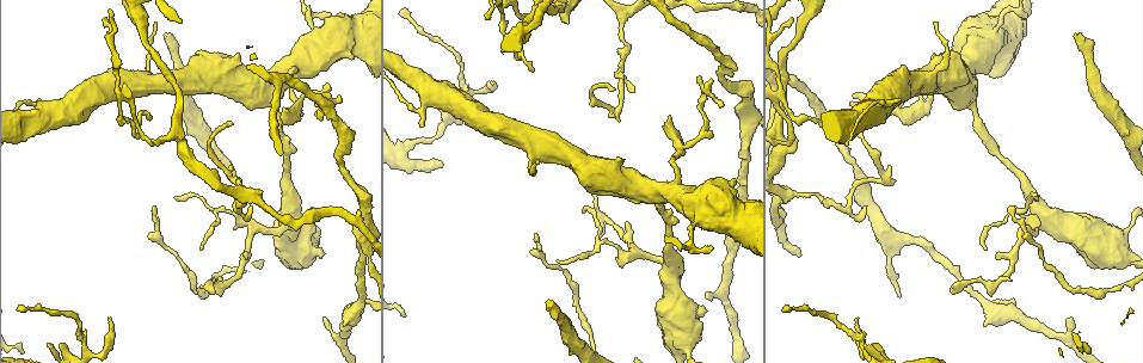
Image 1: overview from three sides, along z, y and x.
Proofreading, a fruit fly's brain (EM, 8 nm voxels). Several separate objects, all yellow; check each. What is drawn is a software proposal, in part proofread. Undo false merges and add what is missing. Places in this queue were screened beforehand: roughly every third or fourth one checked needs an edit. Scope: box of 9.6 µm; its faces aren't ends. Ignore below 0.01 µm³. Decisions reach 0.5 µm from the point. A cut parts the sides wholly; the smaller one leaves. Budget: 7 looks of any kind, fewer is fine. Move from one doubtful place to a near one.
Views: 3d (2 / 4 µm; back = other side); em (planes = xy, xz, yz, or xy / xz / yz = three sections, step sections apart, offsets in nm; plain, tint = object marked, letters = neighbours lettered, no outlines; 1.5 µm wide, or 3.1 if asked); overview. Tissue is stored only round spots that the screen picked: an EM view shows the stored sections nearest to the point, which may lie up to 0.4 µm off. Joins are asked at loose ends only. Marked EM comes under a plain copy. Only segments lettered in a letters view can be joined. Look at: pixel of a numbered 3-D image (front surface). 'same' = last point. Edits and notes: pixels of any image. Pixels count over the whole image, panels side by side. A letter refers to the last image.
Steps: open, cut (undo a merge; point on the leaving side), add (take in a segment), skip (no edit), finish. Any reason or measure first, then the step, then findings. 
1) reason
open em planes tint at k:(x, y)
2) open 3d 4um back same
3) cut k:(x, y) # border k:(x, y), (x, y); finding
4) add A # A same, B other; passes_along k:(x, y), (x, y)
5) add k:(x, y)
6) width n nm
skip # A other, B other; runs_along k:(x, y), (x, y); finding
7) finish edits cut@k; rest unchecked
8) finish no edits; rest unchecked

calibre changes
open em planes letters at 1:(140, 23)

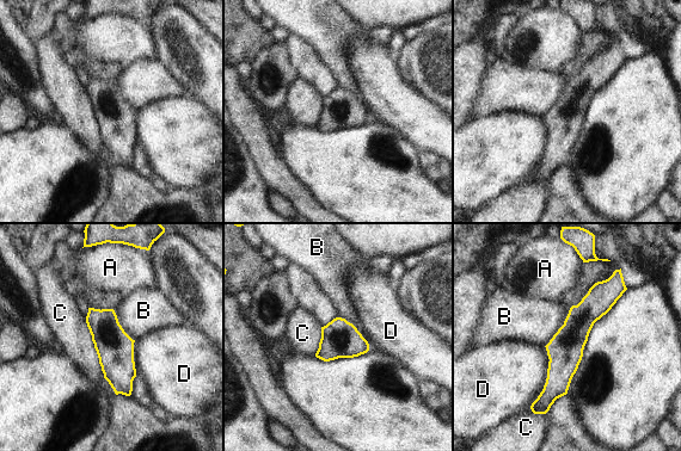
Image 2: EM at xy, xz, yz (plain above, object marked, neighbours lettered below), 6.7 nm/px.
skip # A other, B other, C other, D other; runs_along 2:(611, 282), (580, 320), (544, 405); all the same neuron

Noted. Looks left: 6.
end of a long branch
open 3d 4um at 1:(230, 122)

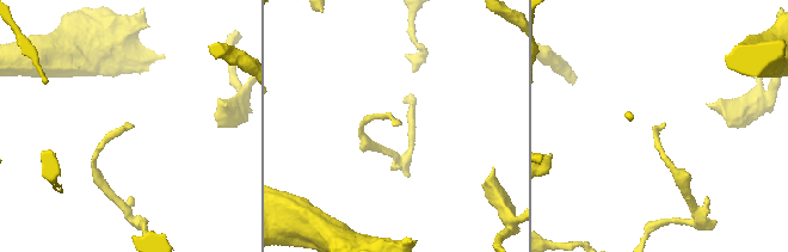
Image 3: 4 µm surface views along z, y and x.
now the EM
open em xz step 8 tint at 3:(664, 126)

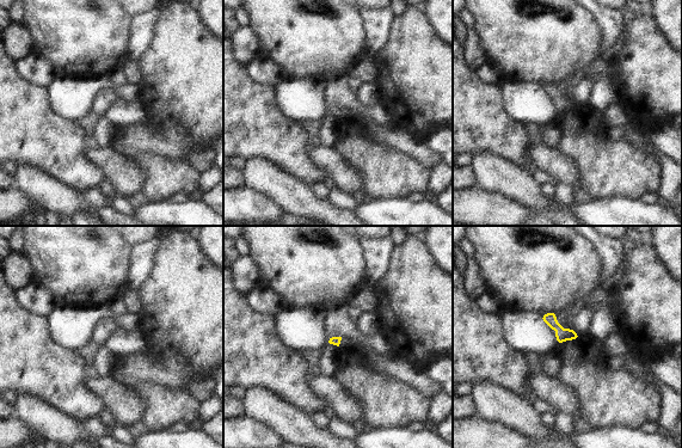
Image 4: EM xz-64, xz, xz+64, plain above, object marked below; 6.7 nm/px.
another direction
open em planes letters same

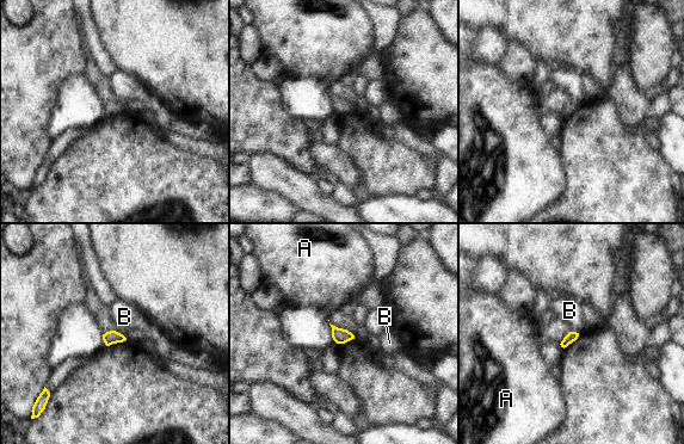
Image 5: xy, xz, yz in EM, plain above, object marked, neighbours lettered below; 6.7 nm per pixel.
width 70 nm
skip # A other, B other; border 5:(115, 330), (123, 335); none of them fits

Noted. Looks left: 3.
branch point
open em yz step 4 letters at 1:(655, 193)

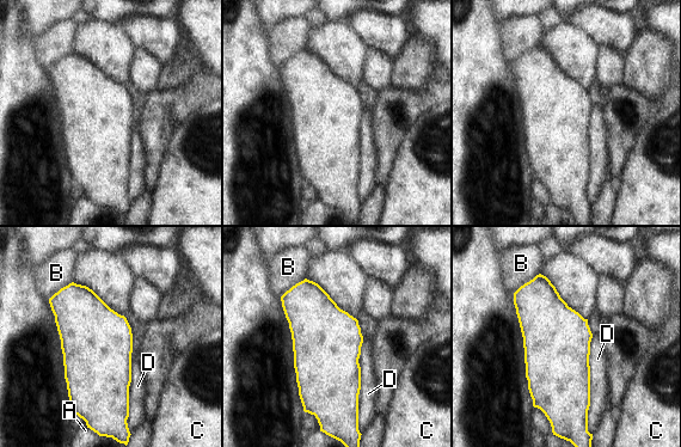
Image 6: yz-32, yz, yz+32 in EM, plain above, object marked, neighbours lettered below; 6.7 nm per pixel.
skip # A other, B other, C other, D other; border 6:(593, 334), (587, 417); all the same neuron

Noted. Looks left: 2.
finish no edits; rest unchecked

